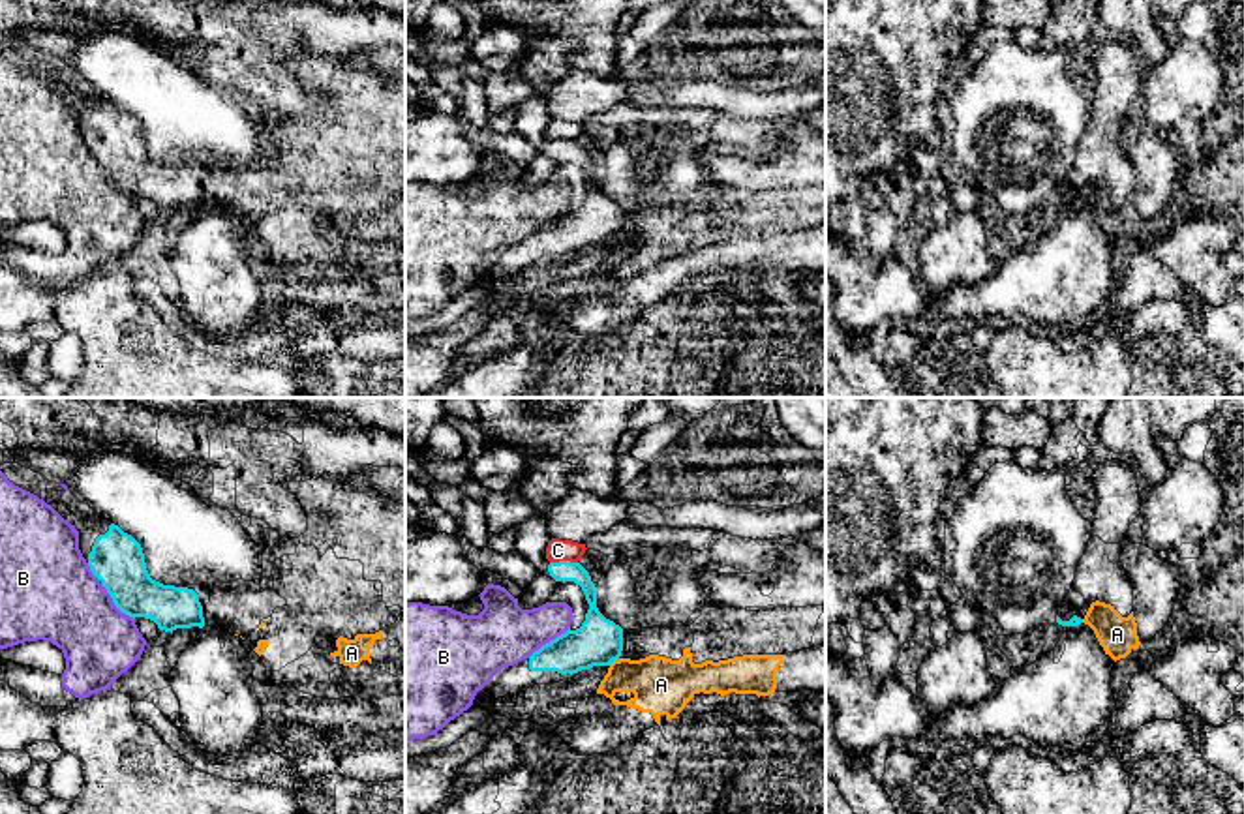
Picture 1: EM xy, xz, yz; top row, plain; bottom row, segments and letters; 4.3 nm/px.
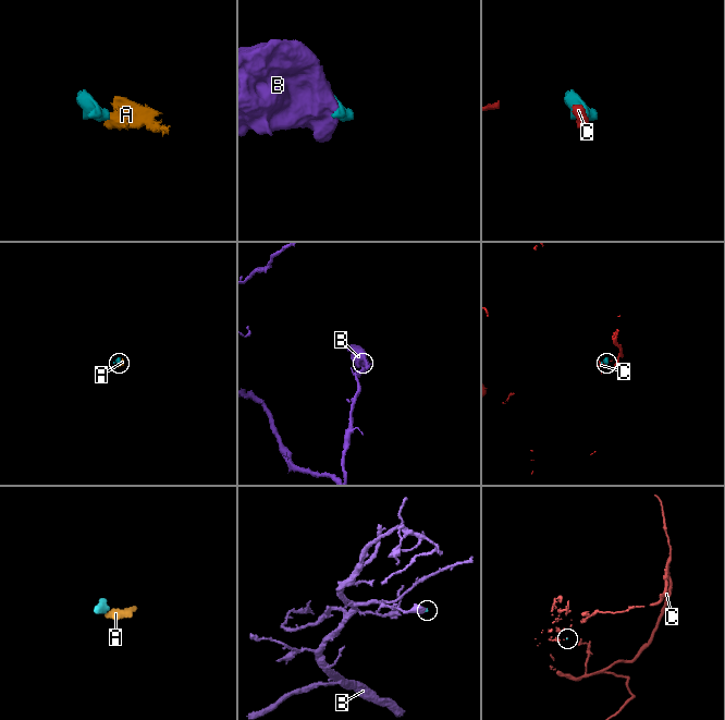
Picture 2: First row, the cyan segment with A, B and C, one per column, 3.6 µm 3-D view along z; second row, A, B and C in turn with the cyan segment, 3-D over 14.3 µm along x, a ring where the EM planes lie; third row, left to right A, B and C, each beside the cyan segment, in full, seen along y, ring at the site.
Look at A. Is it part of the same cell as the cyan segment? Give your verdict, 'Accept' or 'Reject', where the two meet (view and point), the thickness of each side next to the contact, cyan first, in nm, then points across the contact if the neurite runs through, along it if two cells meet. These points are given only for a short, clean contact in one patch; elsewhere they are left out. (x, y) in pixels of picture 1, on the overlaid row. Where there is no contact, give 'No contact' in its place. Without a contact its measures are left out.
Reject. Touches cyan at xz (614, 659). Thickness 200 nm (cyan) against 240 nm. Boundary: xz (620, 659), (608, 664)

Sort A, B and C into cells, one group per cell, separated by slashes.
A / B C

